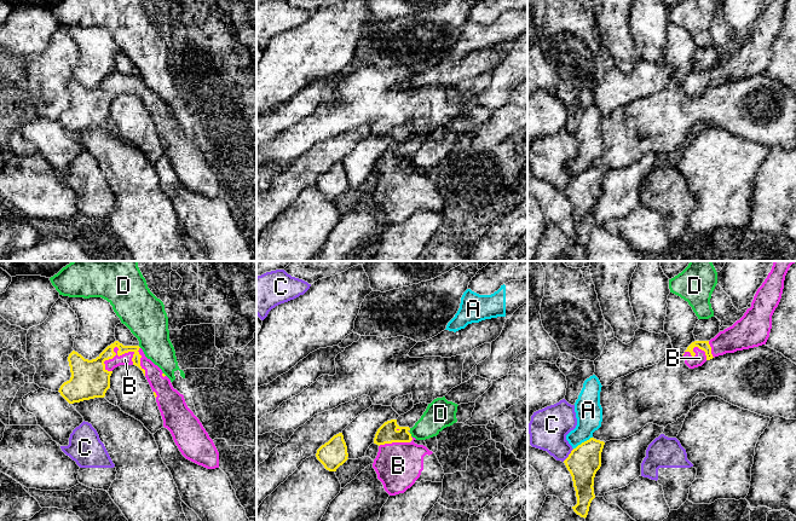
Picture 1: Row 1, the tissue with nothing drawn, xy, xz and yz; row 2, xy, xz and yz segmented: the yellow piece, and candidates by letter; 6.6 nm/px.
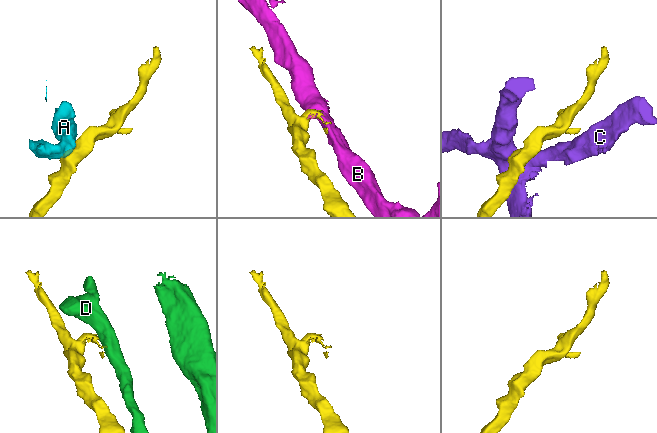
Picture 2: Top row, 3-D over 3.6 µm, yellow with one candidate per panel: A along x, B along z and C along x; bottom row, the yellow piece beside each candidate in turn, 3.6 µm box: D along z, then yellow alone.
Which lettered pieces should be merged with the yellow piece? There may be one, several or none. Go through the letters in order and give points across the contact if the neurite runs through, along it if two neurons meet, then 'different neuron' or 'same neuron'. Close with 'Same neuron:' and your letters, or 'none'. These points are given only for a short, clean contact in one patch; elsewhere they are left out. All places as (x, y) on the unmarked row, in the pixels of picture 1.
A: along yz (592, 166), (574, 178) | different neuron
B: same neuron
C: along yz (574, 178), (563, 190) | different neuron
D: different neuron
Same neuron: B

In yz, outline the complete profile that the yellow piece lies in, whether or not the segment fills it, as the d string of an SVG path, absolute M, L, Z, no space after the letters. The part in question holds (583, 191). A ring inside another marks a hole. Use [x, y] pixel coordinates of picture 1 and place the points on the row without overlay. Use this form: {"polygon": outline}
{"polygon": "M590 167L571 180L564 190L570 201L576 220L577 233L573 241L581 247L587 247L594 224L594 207L601 196L601 181L605 172Z"}

